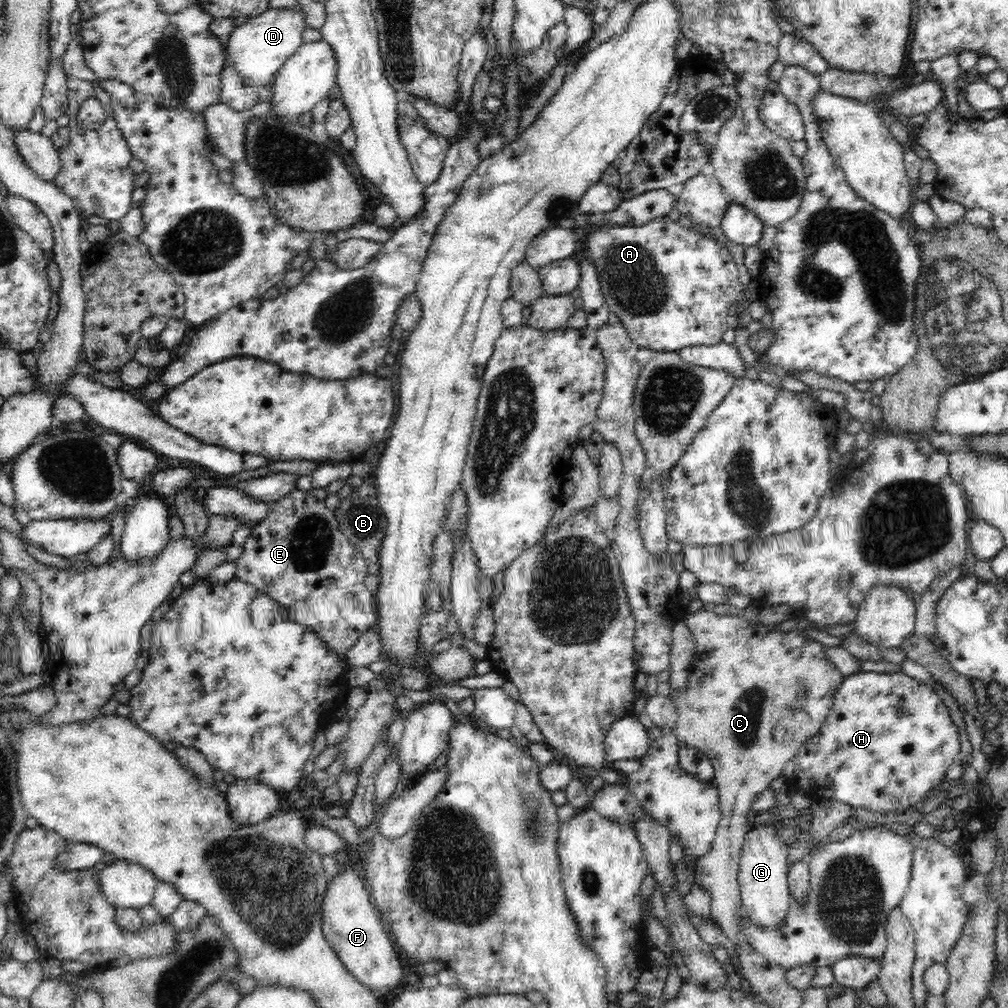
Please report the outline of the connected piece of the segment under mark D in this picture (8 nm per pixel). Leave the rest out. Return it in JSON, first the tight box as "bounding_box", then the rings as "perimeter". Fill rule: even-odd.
{"bounding_box":[224,4,306,86],"perimeter":[[[300,4],[288,10],[270,7],[258,16],[248,17],[231,32],[226,42],[227,50],[224,50],[226,60],[238,70],[244,85],[265,86],[275,79],[286,60],[303,44],[302,34],[306,27]]]}

